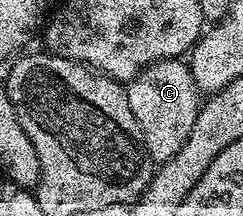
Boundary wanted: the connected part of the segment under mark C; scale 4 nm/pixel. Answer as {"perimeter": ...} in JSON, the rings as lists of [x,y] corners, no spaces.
{"perimeter":[[[182,57],[150,62],[126,83],[125,89],[129,108],[133,108],[133,116],[137,116],[137,128],[152,163],[162,164],[177,156],[181,144],[189,140],[193,124],[197,124],[197,112],[201,105],[201,94],[195,89],[190,65]]]}

